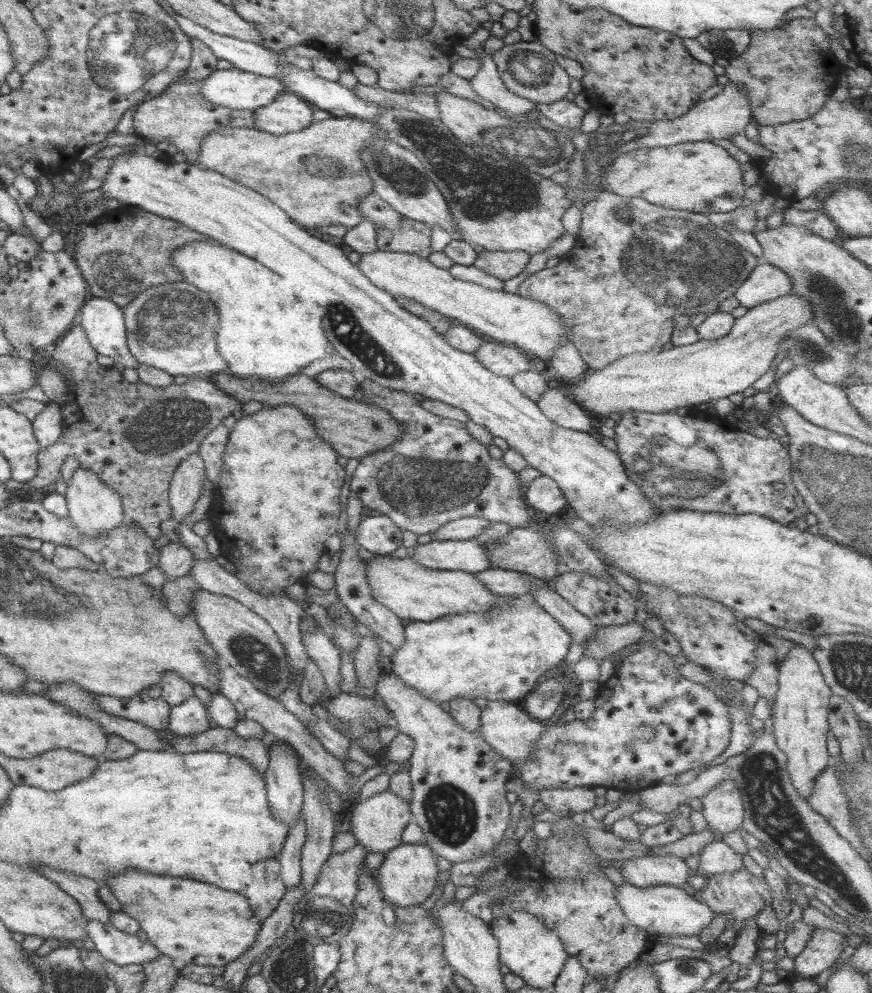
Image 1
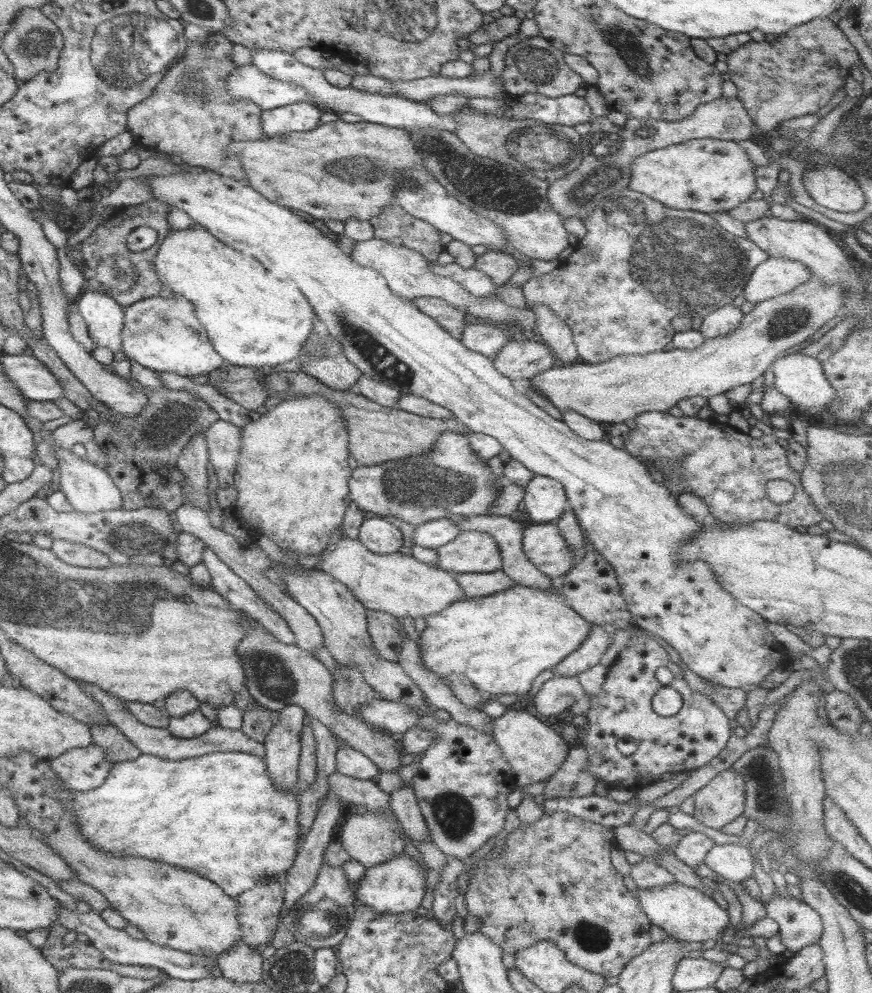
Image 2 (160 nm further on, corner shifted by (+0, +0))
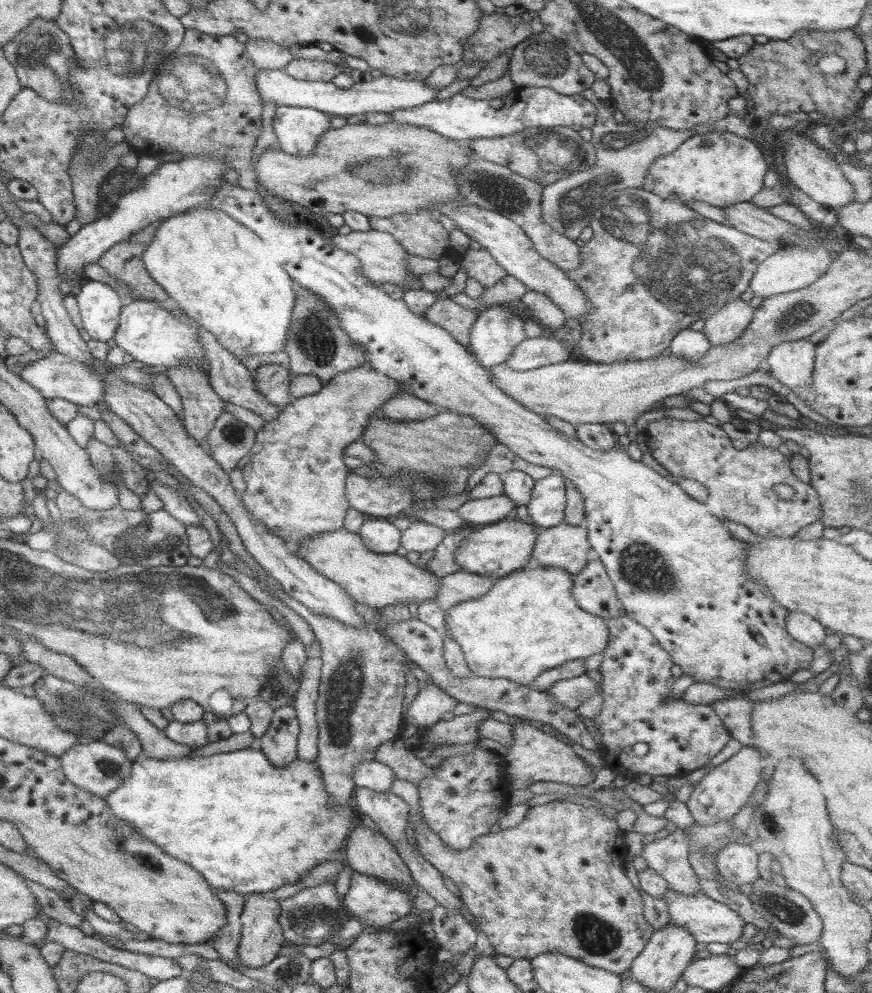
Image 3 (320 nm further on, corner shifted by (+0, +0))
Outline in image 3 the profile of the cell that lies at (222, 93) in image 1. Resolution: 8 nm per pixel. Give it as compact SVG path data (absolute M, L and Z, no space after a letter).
M259 69L256 75L256 84L262 100L274 102L276 106L300 106L315 108L328 116L365 115L370 112L392 113L396 110L414 108L425 102L435 100L439 90L426 84L424 80L400 80L392 76L374 77L370 81L354 83L350 88L337 87L332 81L320 82L310 80L296 80L283 69Z

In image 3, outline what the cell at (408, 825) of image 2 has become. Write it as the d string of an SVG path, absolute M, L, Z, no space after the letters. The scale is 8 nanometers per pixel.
M578 801L534 805L519 825L477 836L470 848L461 851L446 846L424 821L417 821L414 831L419 853L458 886L465 908L488 937L494 954L534 959L544 953L559 953L622 975L652 937L654 929L642 914L642 897L624 870L626 832L618 827L616 819L603 817L596 807L588 808Z

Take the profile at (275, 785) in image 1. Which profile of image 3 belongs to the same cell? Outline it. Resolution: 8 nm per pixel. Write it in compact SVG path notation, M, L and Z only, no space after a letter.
M293 705L274 709L268 730L260 740L260 751L277 767L289 765L297 758L299 722Z

